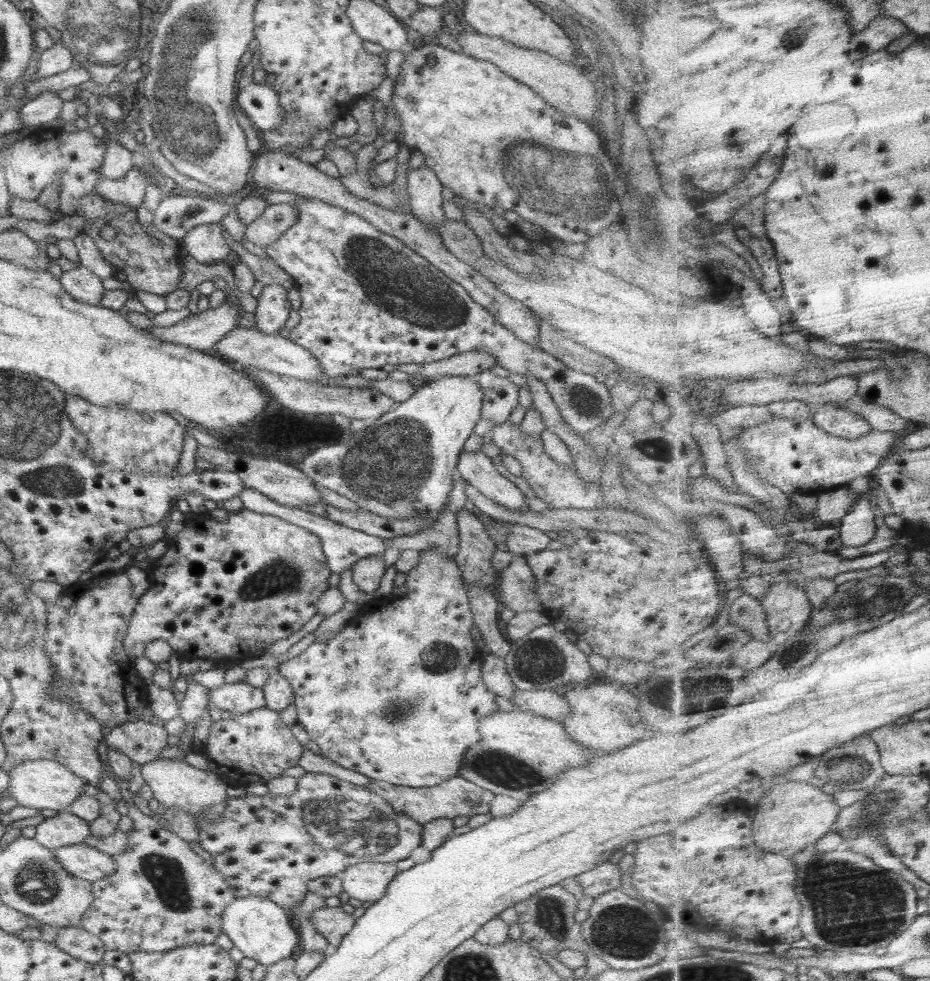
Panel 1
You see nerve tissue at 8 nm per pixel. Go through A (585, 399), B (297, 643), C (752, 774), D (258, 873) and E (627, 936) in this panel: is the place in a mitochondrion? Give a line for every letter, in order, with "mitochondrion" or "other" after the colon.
A: mitochondrion
B: other
C: other
D: other
E: mitochondrion

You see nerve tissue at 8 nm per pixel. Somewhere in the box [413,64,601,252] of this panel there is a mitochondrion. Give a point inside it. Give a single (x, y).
(532, 170)

